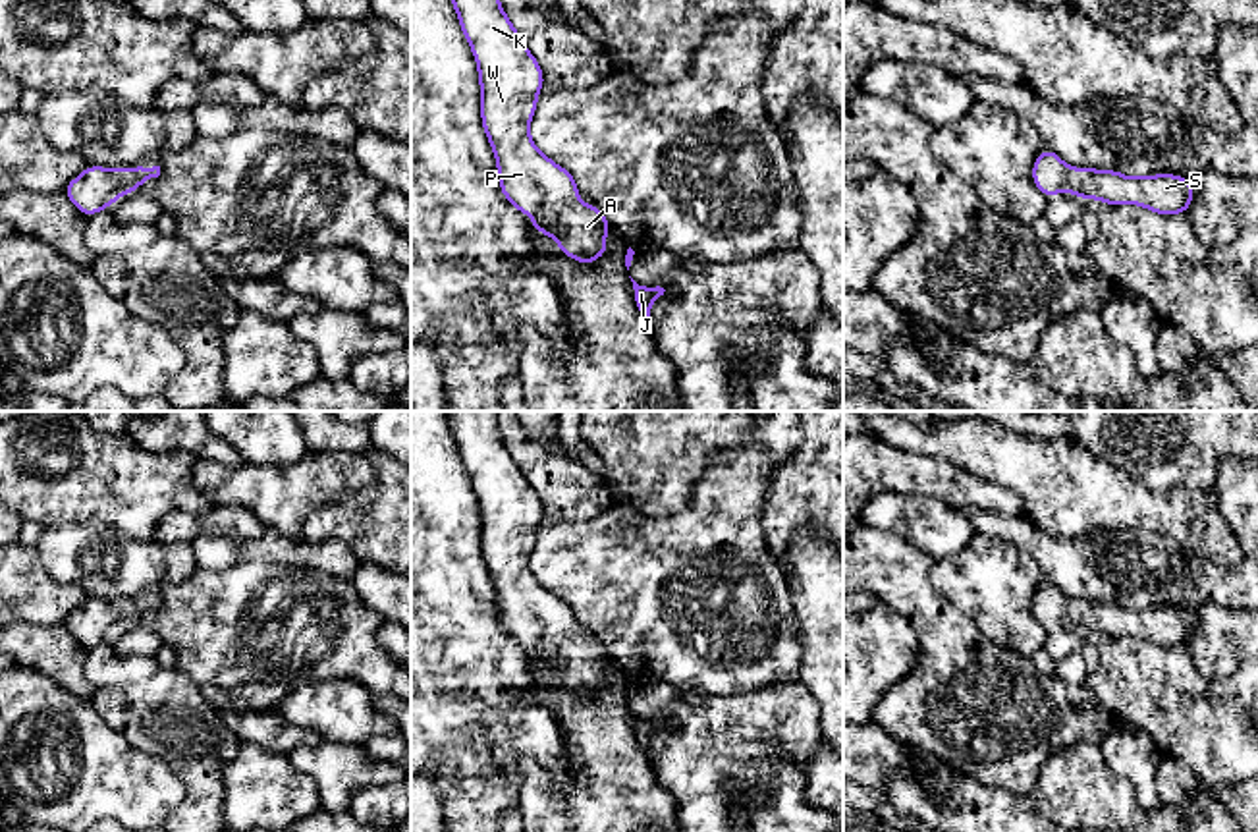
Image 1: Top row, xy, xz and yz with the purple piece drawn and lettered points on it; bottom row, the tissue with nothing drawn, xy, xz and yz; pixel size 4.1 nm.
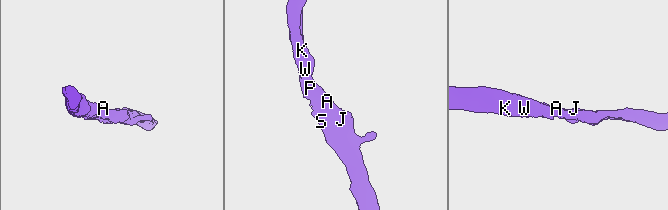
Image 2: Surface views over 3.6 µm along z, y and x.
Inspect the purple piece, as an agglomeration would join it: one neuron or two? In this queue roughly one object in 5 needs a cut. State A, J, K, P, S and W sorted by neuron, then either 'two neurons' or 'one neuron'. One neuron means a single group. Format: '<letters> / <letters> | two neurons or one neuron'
A J K P S W | one neuron

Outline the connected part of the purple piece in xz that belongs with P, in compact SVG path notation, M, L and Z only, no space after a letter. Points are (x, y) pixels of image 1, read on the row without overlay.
M448 411L448 425L479 498L482 560L498 593L504 629L521 647L533 647L529 658L552 668L563 687L577 691L581 699L590 697L608 685L604 674L610 656L590 635L577 635L581 625L573 608L544 589L529 568L544 510L540 496L525 481L523 471L502 442L496 411Z

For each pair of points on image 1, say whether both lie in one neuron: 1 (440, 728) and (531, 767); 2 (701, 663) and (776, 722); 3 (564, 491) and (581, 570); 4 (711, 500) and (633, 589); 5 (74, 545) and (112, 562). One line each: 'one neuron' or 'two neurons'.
1: two neurons
2: two neurons
3: two neurons
4: one neuron
5: one neuron

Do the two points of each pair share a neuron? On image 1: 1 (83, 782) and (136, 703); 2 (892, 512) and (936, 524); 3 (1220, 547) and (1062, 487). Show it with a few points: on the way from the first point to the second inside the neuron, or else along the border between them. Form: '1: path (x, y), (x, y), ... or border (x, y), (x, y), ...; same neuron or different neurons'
1: border (89, 701), (116, 732), (155, 757); different neurons
2: path (903, 508), (915, 520), (925, 522); same neuron
3: path (1181, 529), (1164, 512), (1143, 510), (1100, 497); same neuron

